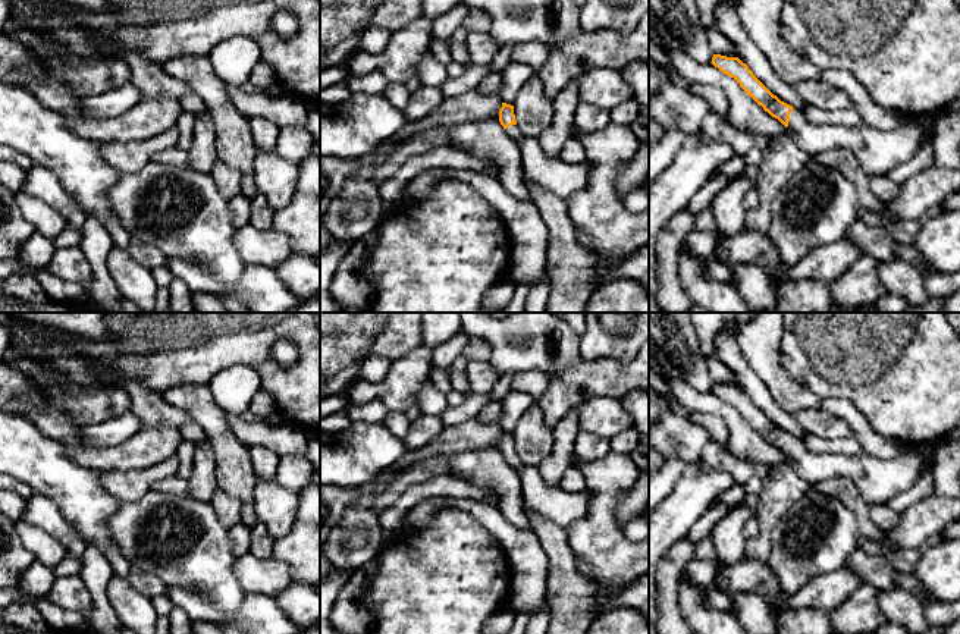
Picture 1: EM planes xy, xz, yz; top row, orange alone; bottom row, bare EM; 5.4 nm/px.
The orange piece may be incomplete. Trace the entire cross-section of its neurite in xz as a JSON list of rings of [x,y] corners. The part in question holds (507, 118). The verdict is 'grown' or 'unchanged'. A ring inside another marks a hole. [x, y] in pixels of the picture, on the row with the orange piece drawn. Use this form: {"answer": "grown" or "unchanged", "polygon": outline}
{"answer": "grown", "polygon": [[[502,103],[502,107],[499,110],[499,122],[517,144],[523,138],[523,134],[517,125],[515,114],[514,114],[514,106]]]}

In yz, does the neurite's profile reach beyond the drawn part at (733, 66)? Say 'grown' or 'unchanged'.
grown

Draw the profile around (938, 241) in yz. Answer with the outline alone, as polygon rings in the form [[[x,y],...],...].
[[[960,211],[926,219],[912,245],[935,272],[960,272]]]

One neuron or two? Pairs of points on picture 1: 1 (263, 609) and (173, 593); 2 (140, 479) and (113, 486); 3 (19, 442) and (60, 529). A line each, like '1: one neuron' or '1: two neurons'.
1: one neuron
2: one neuron
3: two neurons

